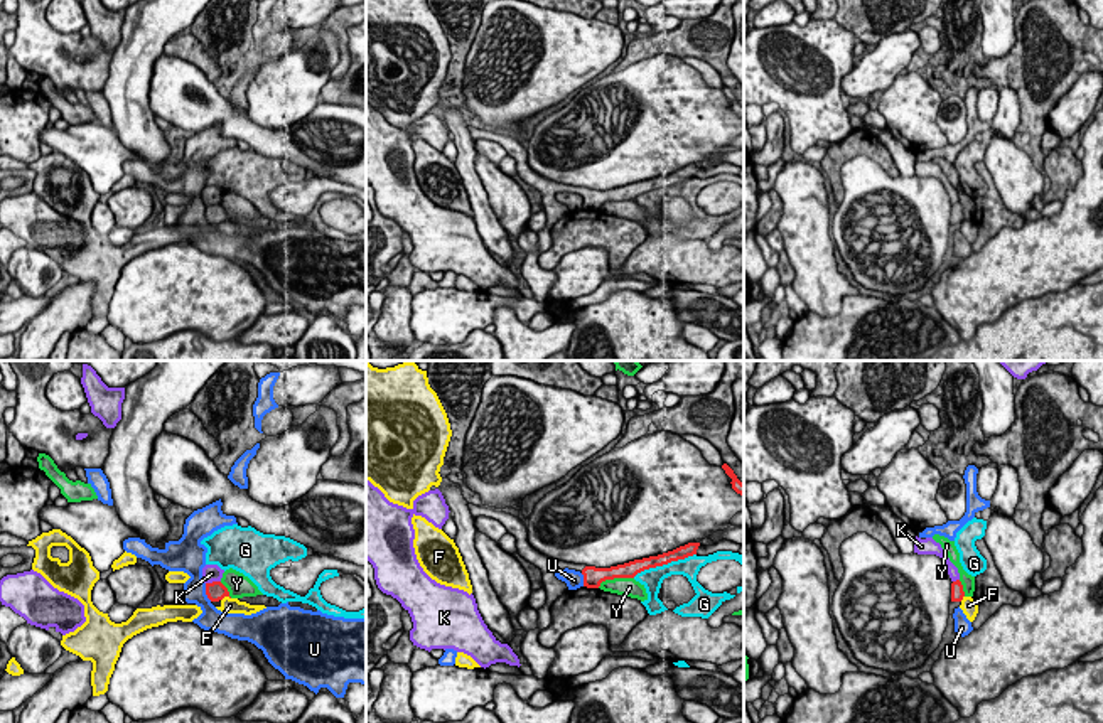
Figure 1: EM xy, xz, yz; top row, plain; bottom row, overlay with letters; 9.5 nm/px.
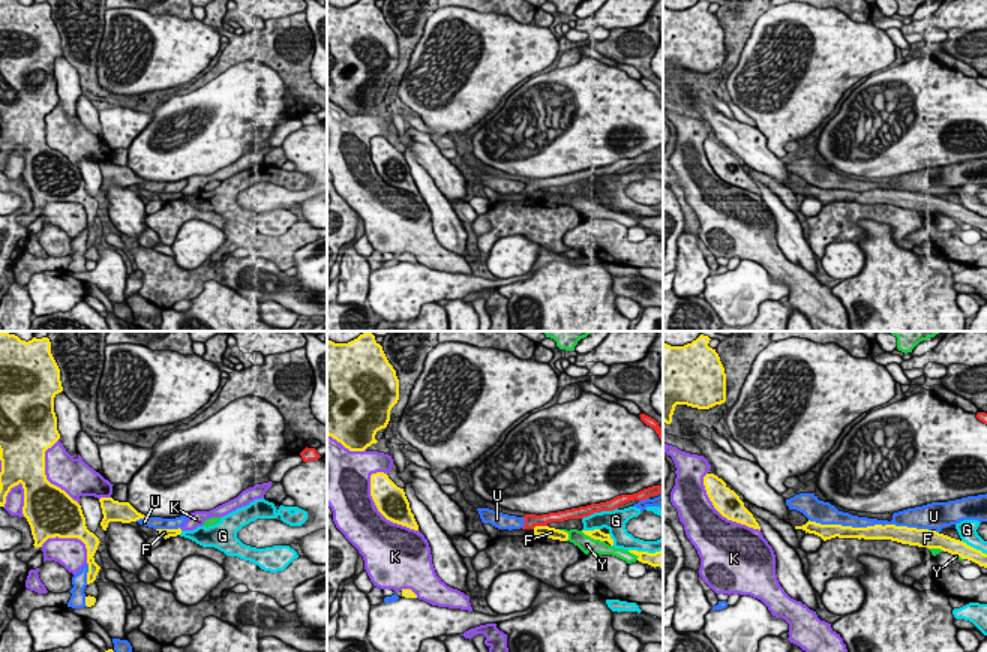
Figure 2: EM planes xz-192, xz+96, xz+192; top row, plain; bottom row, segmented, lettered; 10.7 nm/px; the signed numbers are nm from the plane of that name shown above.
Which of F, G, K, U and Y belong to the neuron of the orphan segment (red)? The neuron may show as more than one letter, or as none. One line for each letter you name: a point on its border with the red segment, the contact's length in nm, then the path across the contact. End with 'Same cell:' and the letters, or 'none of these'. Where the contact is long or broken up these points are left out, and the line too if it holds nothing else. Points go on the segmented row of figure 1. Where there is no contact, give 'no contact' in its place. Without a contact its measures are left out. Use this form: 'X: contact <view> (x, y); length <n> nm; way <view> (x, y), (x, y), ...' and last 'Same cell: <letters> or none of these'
Same cell: none of these

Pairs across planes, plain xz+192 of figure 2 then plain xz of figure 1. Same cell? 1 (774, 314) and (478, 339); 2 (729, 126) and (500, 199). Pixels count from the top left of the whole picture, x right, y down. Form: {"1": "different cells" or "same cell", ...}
{"1": "same cell", "2": "same cell"}

